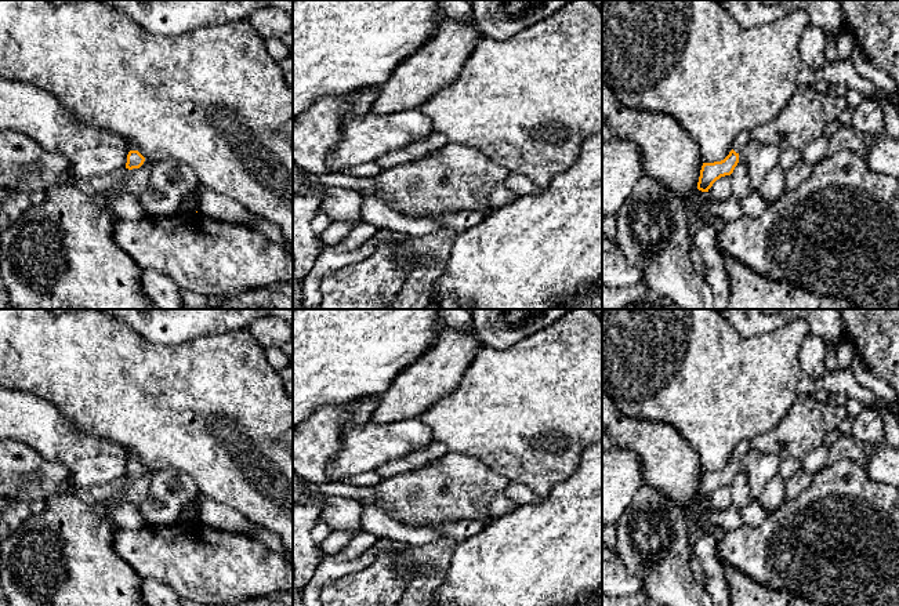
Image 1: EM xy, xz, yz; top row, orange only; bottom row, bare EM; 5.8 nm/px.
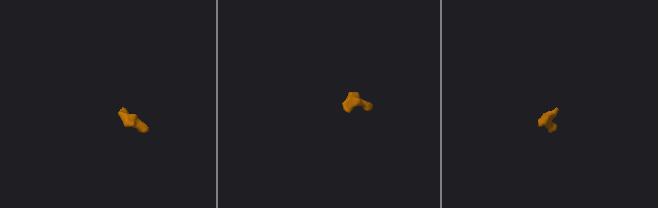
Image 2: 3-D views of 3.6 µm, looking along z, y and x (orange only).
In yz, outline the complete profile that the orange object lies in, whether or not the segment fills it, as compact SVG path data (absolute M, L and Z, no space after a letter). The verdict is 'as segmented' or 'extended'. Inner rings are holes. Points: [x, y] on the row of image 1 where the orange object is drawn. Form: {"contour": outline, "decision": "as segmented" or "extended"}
{"contour": "M740 131L735 138L732 150L724 160L714 163L703 163L697 182L697 189L702 192L708 192L708 189L717 179L725 175L731 175L739 163L740 150L750 141L751 141L750 131Z", "decision": "extended"}

